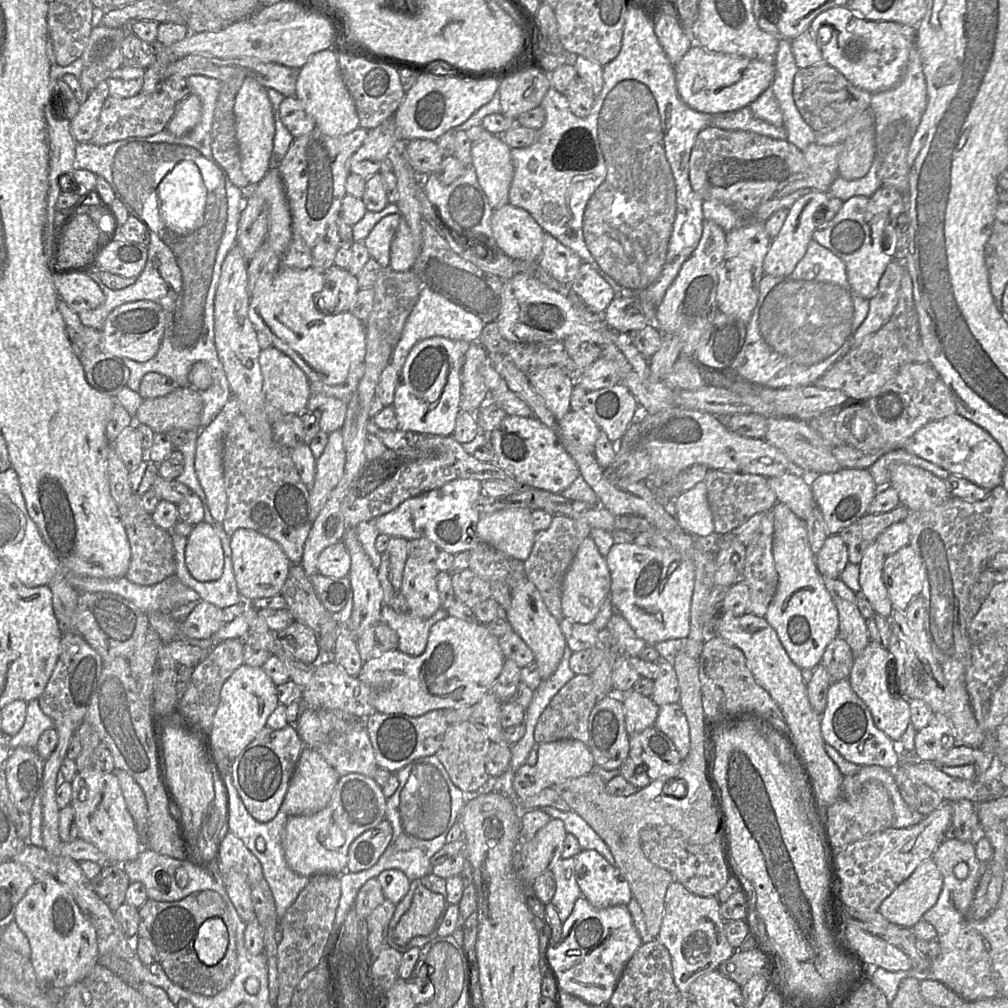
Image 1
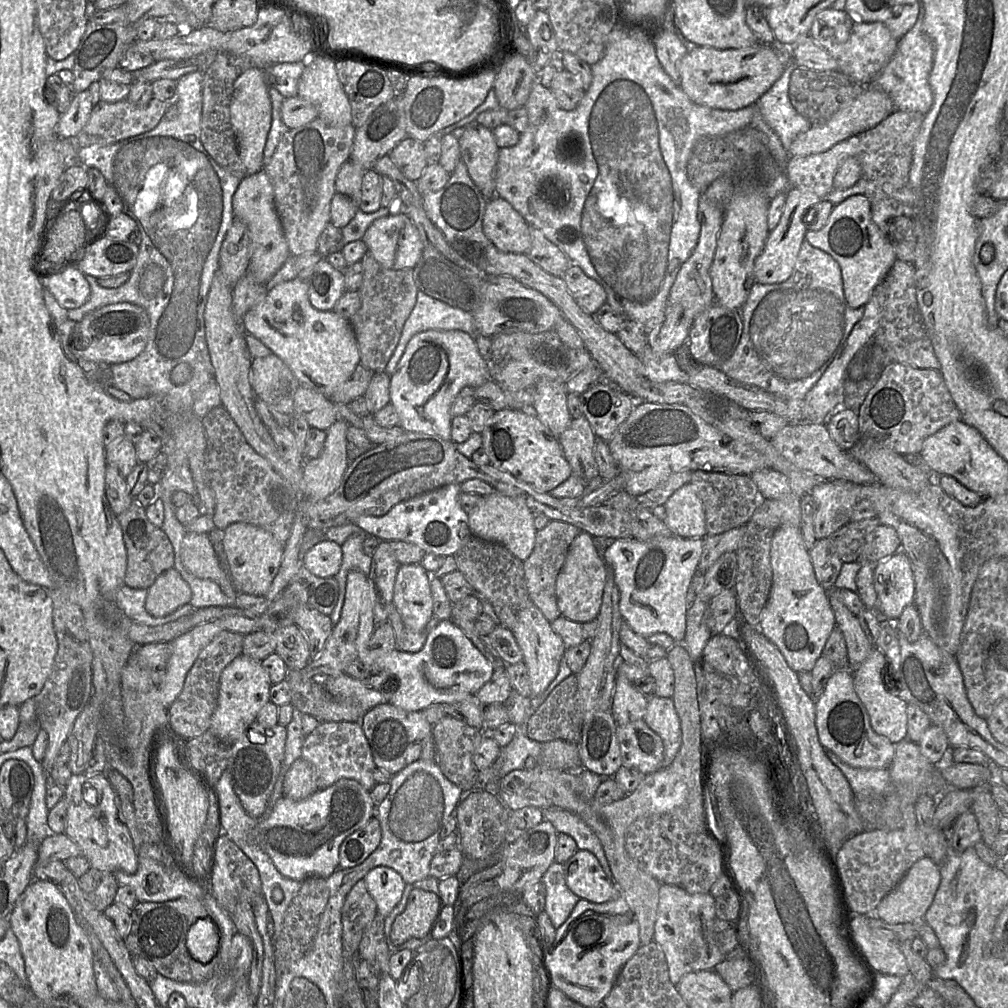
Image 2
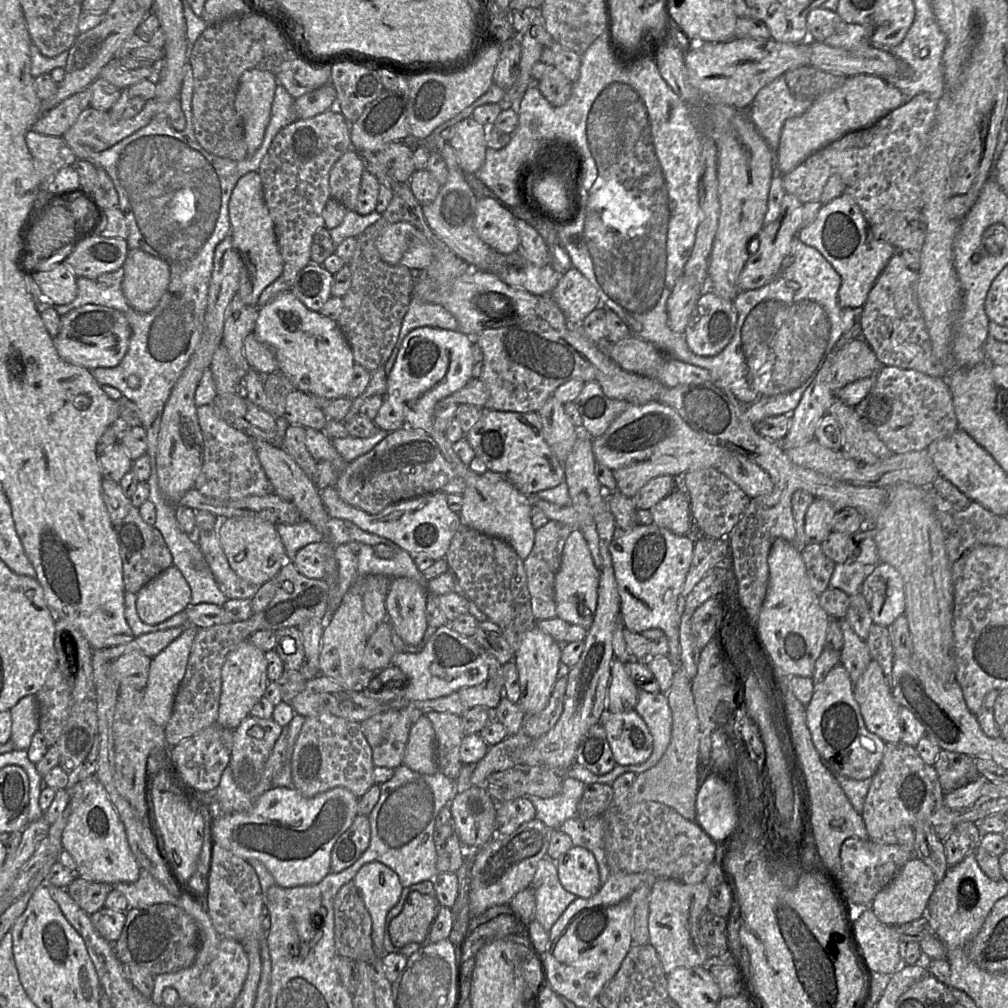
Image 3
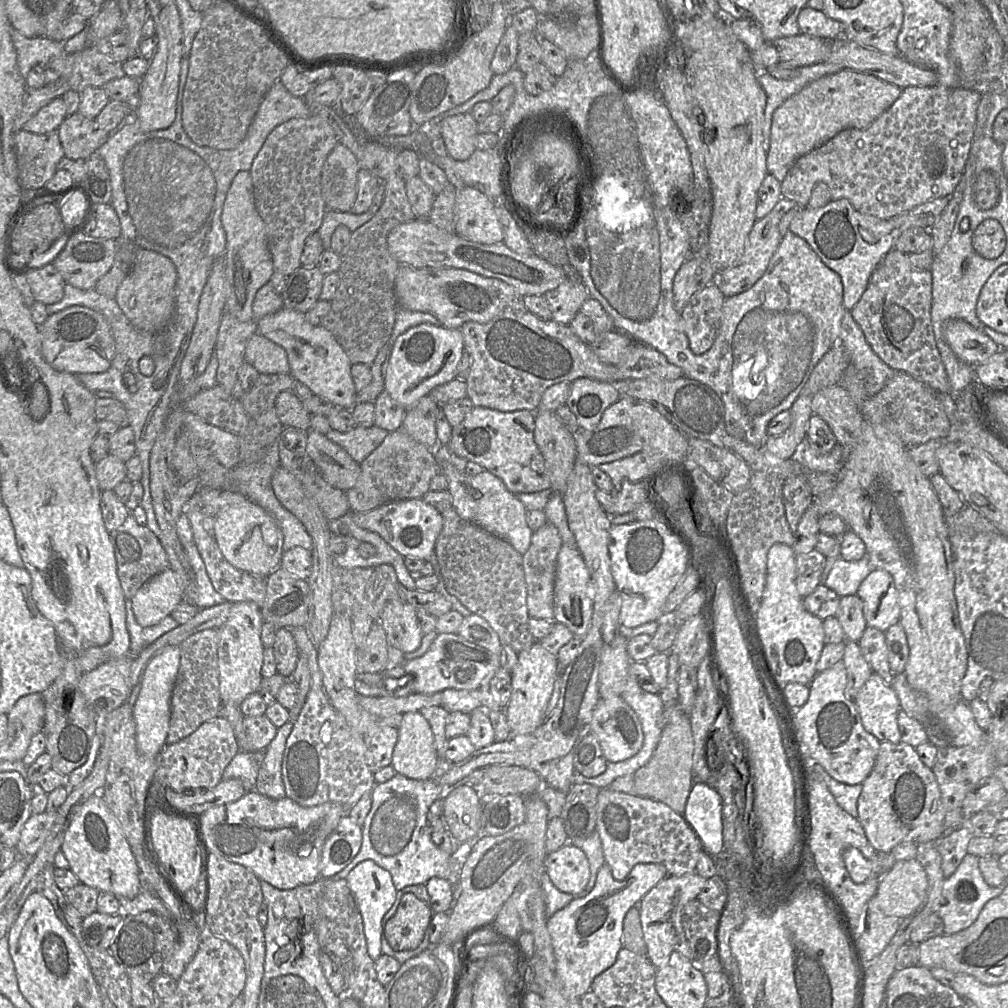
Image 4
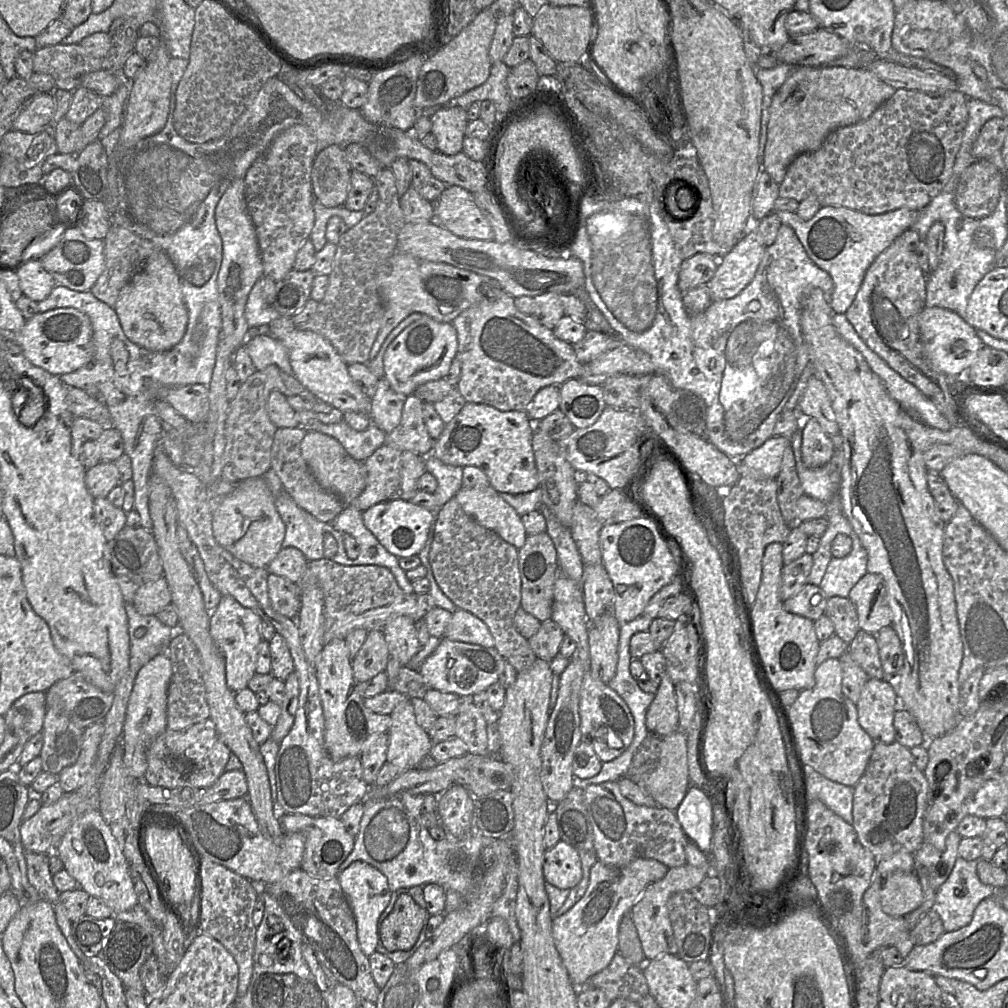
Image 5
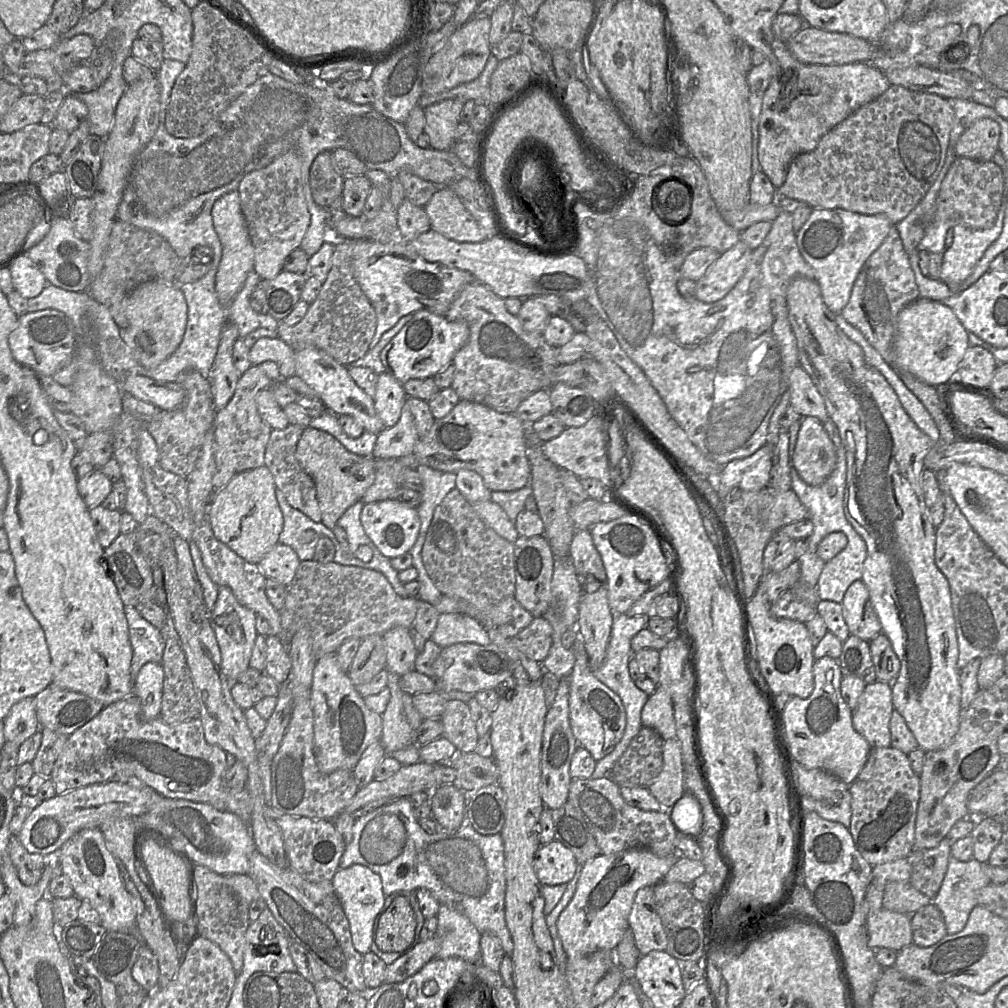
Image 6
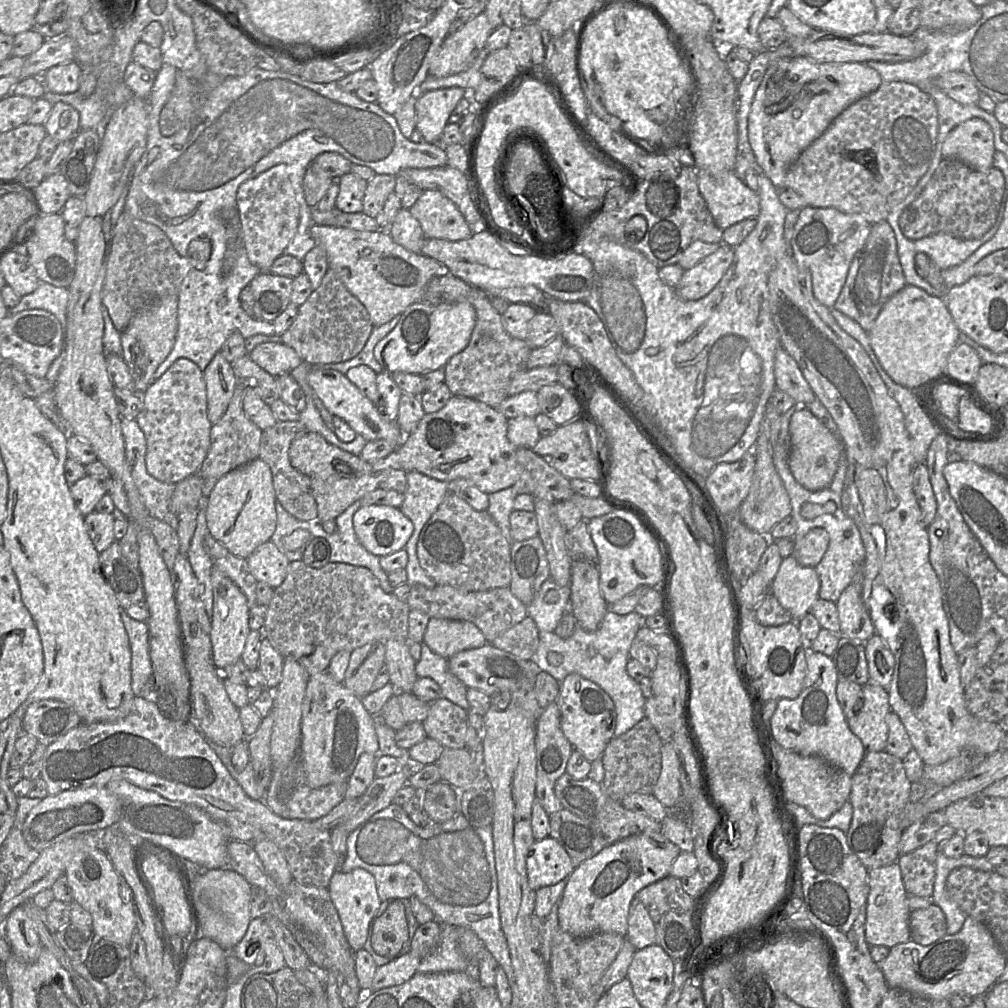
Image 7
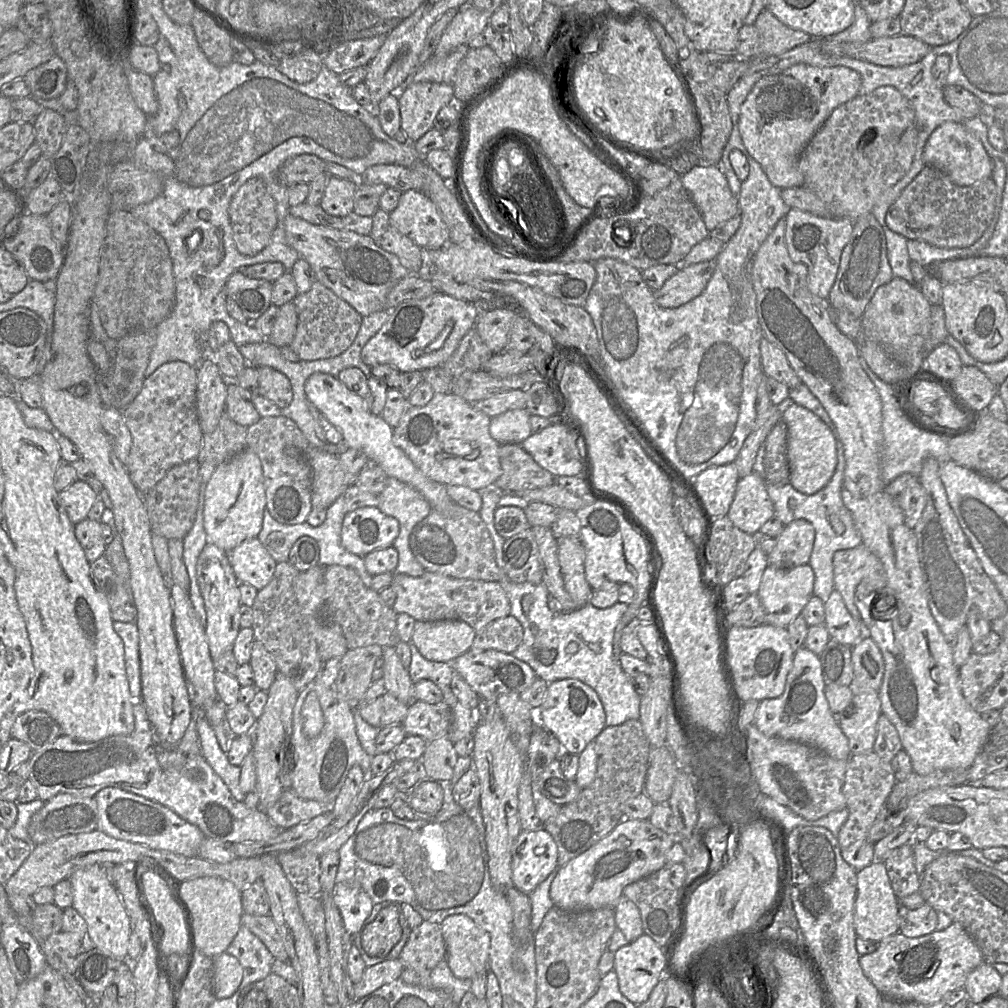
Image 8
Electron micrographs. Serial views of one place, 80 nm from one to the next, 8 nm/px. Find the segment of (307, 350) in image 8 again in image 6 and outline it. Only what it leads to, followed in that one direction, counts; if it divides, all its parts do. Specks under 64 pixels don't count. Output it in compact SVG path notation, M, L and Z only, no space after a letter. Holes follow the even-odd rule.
M334 241L336 247L331 267L315 301L309 305L303 319L292 326L279 324L278 338L295 352L315 348L326 352L342 365L350 365L370 349L374 337L376 313L353 276L349 242Z

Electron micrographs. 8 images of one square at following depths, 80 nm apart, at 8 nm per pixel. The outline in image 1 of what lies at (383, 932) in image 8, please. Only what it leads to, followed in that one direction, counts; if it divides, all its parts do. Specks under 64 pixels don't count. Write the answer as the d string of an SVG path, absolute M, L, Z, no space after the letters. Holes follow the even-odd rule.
M420 884L414 891L410 907L394 928L394 943L404 946L417 936L429 935L434 930L436 919L444 914L447 906L444 895Z

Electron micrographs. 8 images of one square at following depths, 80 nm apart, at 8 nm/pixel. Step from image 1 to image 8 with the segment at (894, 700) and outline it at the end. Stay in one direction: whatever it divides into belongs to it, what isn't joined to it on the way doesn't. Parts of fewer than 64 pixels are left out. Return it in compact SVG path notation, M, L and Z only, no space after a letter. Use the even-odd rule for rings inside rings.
M879 692L861 693L853 697L845 711L840 728L848 739L851 756L873 751L877 723L882 715Z

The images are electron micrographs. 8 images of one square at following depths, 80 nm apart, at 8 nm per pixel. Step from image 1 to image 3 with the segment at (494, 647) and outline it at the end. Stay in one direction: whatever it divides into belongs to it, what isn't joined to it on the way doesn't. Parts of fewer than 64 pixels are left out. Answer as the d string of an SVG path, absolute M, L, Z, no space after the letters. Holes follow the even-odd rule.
M445 624L436 629L422 651L394 653L391 664L405 674L403 699L429 700L448 696L463 687L476 686L488 679L489 666L485 649L472 638L450 629Z

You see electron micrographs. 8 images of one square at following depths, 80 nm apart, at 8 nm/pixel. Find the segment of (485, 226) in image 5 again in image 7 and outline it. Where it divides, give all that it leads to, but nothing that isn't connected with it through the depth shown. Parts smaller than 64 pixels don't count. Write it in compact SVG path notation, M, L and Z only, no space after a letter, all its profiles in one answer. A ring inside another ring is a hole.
M424 190L408 209L419 222L424 238L459 241L472 235L457 206L438 190Z

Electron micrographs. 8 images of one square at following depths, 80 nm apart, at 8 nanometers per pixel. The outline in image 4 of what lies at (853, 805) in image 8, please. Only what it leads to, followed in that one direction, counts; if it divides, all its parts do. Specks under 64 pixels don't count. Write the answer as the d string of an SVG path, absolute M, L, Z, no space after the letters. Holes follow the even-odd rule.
M881 742L874 767L861 785L858 820L877 852L891 852L904 841L934 842L946 833L946 811L936 777L912 746L902 742Z

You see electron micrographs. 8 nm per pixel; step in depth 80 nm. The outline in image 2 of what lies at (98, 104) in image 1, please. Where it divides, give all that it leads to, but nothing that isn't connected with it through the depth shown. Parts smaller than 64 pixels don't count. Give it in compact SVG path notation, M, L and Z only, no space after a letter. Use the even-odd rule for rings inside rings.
M88 90L74 94L68 110L56 126L58 138L74 139L87 124L94 105Z

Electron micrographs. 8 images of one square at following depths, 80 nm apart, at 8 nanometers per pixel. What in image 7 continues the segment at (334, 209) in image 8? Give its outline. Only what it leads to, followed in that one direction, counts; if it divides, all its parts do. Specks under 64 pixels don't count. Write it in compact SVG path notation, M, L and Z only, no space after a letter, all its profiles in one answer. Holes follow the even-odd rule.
M348 173L337 178L336 183L339 186L336 209L346 213L361 212L367 181L357 174Z

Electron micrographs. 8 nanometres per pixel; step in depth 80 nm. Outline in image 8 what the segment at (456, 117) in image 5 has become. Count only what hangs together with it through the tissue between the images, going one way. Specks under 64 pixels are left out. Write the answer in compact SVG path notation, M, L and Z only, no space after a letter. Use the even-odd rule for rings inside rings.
M409 82L398 91L401 129L416 141L433 128L439 111L454 103L452 84Z

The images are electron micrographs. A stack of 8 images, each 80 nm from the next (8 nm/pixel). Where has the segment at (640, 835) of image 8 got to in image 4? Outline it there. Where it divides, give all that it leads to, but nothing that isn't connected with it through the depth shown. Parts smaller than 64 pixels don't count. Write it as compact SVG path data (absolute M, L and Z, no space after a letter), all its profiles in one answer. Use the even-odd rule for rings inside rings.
M605 863L597 873L593 889L586 896L573 899L566 907L548 918L547 929L556 961L555 973L568 998L580 999L590 991L594 979L615 963L622 948L623 920L626 913L635 905L639 905L644 896L667 875L668 871L662 864L638 863L625 879L616 880L610 867Z

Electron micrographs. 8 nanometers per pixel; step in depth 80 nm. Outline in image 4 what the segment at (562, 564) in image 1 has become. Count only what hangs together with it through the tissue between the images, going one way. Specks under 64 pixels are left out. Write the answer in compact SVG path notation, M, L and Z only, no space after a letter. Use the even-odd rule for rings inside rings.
M549 522L531 536L528 550L522 555L523 570L527 587L526 603L530 617L554 619L554 585L557 558L563 543L556 527Z

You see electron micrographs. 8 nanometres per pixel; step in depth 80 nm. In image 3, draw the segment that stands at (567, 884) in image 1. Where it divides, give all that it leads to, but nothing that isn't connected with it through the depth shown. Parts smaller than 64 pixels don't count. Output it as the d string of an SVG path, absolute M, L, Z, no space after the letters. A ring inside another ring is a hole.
M540 860L531 886L536 899L535 920L549 931L567 907L578 897L566 891L558 877L556 860Z

